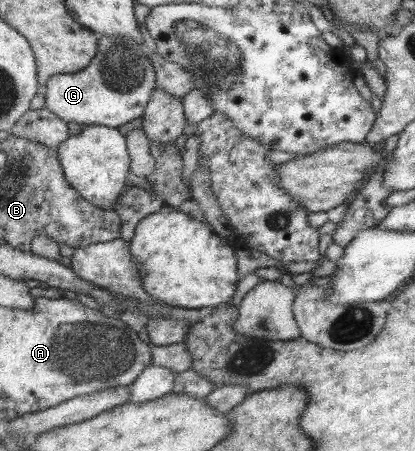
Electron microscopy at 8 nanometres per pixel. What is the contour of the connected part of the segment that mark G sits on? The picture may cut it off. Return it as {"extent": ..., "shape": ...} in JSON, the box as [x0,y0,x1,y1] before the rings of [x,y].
{"extent":[45,37,157,129],"shape":[[[125,37],[99,38],[99,50],[92,63],[82,71],[52,76],[46,85],[45,107],[66,123],[102,125],[120,129],[142,117],[157,87],[155,64],[142,43]]]}

